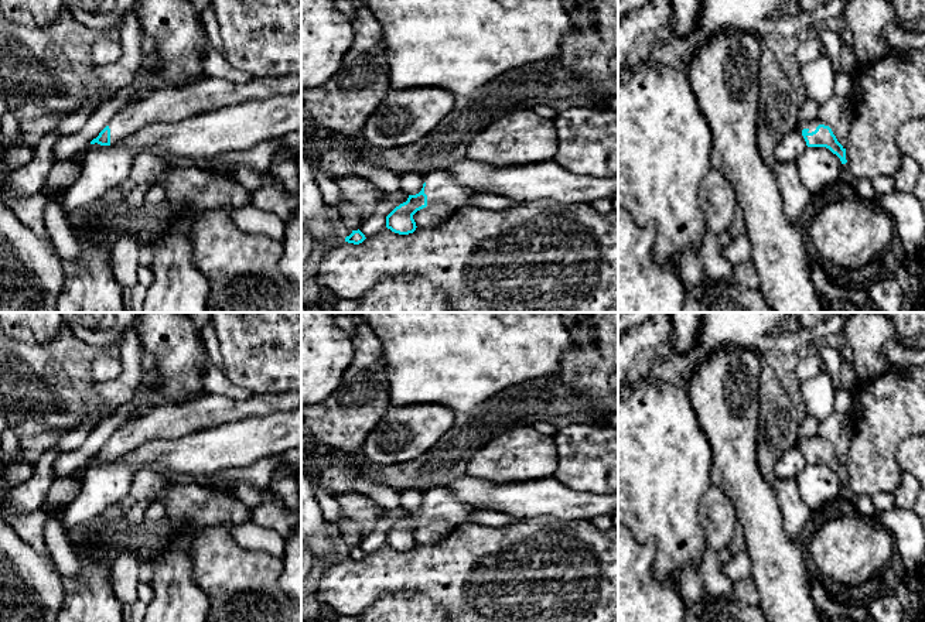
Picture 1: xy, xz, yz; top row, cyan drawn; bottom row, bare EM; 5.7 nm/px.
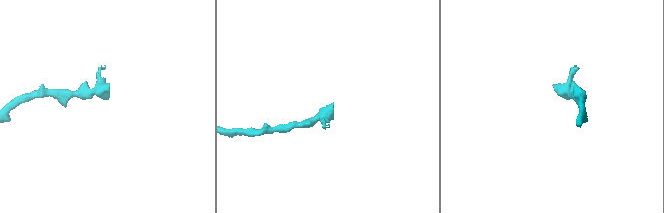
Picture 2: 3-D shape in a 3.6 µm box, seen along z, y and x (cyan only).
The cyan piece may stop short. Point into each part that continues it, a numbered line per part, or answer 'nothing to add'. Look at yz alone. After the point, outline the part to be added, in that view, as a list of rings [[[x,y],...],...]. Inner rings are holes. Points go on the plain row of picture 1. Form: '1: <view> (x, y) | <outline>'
1: yz (812, 441) | [[[819,434],[815,435],[815,437],[812,437],[812,438],[799,438],[799,437],[798,437],[796,447],[798,447],[801,451],[802,451],[802,447],[803,447],[803,445],[808,445],[808,447],[809,447],[808,450],[812,450],[812,448],[816,447],[816,444],[818,444],[819,441],[827,442],[827,441],[823,440]]]

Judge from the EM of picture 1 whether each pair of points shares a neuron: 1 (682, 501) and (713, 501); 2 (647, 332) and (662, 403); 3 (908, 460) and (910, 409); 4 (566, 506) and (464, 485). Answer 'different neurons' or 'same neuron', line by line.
1: different neurons
2: different neurons
3: different neurons
4: same neuron

